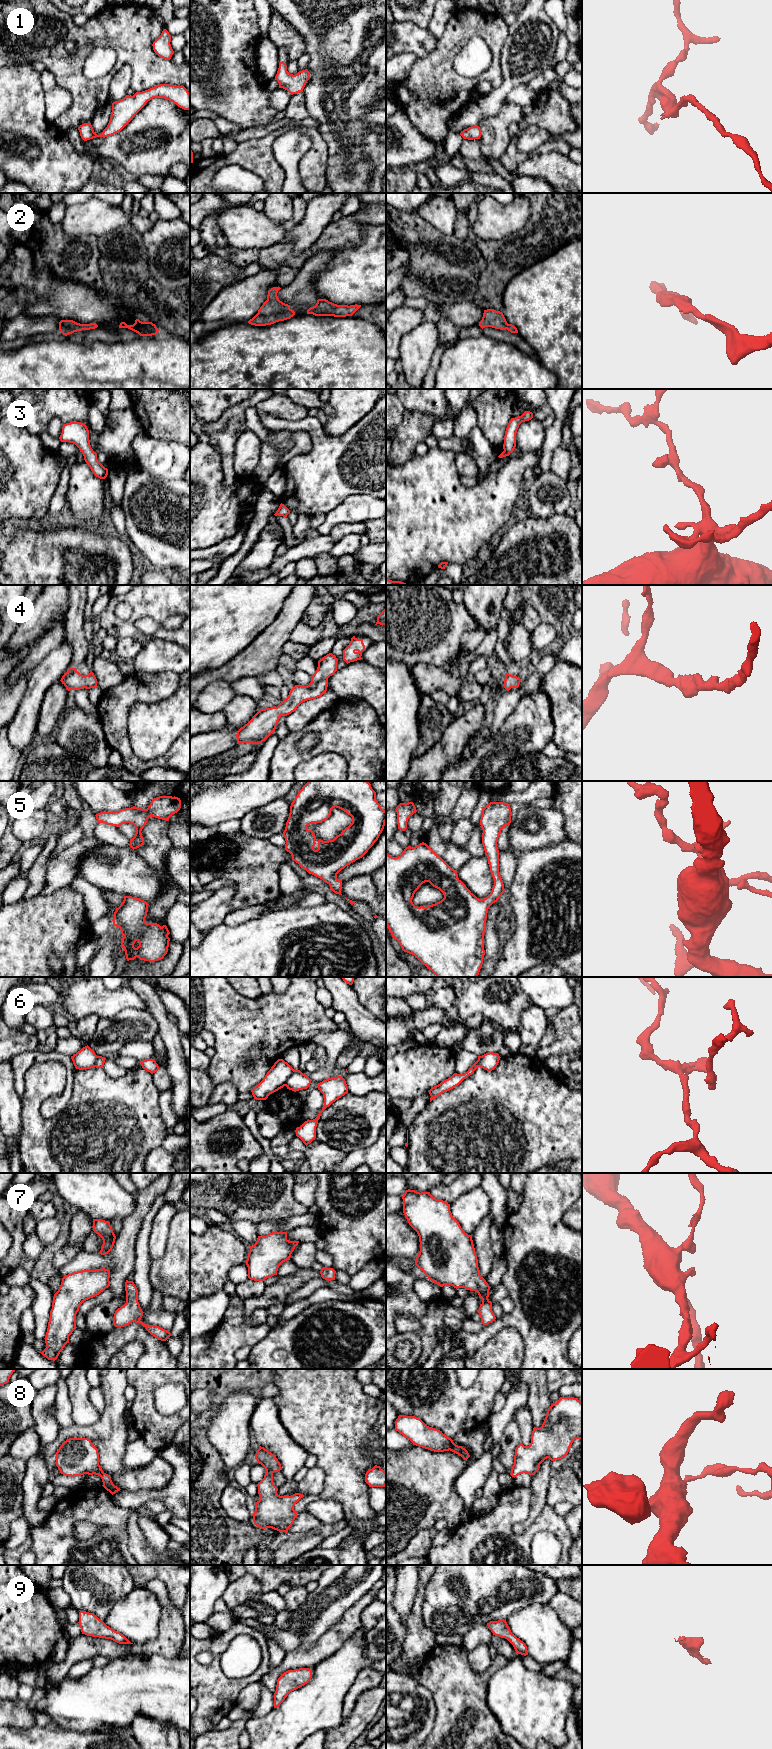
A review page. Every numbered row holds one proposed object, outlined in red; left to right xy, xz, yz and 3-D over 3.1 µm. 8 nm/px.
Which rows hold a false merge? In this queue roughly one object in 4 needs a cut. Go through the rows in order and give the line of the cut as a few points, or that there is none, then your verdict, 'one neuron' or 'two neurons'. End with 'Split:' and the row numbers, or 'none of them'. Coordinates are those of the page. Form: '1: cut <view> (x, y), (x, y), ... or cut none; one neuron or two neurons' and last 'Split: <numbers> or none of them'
1: cut none; one neuron
2: cut none; one neuron
3: cut none; one neuron
4: cut none; one neuron
5: cut none; one neuron
6: cut xz (294, 1070), (284, 1085); two neurons
7: cut none; one neuron
8: cut none; one neuron
9: cut none; one neuron
Split: 6

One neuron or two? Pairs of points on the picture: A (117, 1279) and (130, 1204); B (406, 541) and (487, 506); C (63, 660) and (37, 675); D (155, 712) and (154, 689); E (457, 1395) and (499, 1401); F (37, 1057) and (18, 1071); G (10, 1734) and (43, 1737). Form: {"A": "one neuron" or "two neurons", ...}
{"A": "two neurons", "B": "one neuron", "C": "one neuron", "D": "two neurons", "E": "two neurons", "F": "one neuron", "G": "one neuron"}

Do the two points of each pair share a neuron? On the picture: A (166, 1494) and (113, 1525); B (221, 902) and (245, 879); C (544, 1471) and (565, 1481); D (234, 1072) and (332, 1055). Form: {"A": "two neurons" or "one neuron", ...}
{"A": "two neurons", "B": "two neurons", "C": "two neurons", "D": "two neurons"}

